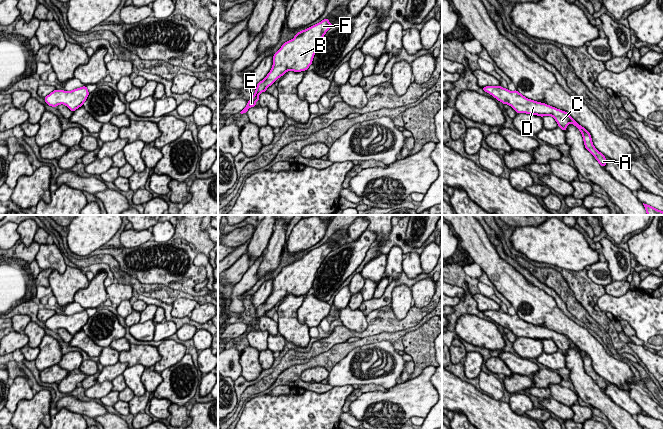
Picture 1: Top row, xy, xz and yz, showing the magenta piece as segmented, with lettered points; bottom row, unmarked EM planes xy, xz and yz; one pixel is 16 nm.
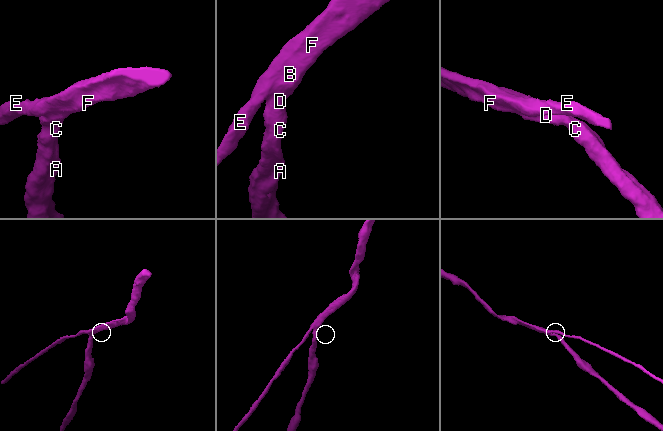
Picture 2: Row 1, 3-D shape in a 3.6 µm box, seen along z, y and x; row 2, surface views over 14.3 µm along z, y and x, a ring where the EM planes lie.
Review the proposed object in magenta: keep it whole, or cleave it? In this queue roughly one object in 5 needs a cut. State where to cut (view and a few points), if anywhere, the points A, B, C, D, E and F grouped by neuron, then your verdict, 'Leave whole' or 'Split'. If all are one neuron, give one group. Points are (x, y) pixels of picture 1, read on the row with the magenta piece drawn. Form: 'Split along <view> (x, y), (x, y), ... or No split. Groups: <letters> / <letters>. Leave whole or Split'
No split. Groups: A B C D E F. Leave whole

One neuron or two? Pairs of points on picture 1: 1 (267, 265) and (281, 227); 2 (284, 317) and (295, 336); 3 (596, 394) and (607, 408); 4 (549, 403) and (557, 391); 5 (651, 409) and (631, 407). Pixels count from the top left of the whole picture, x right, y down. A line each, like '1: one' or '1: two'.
1: one
2: one
3: one
4: two
5: two

